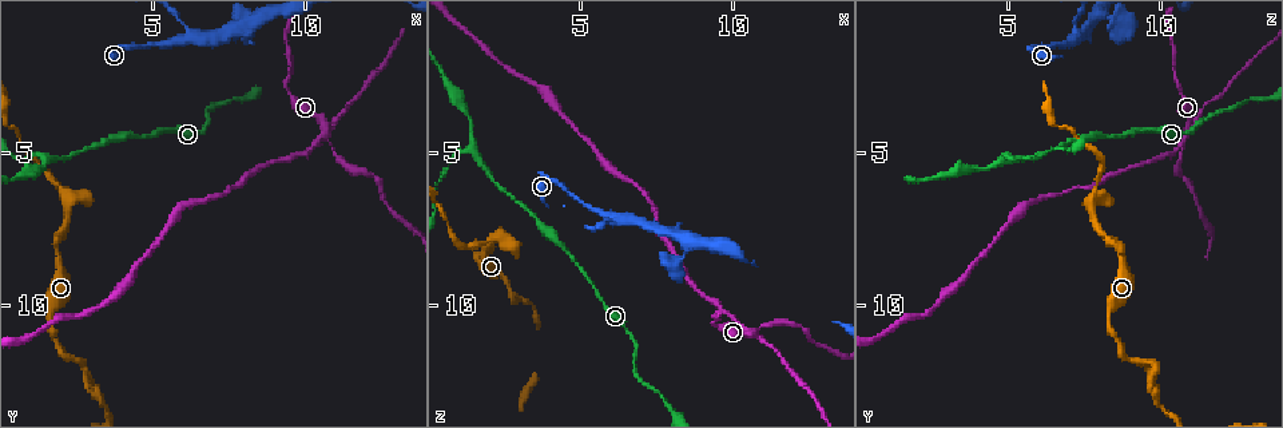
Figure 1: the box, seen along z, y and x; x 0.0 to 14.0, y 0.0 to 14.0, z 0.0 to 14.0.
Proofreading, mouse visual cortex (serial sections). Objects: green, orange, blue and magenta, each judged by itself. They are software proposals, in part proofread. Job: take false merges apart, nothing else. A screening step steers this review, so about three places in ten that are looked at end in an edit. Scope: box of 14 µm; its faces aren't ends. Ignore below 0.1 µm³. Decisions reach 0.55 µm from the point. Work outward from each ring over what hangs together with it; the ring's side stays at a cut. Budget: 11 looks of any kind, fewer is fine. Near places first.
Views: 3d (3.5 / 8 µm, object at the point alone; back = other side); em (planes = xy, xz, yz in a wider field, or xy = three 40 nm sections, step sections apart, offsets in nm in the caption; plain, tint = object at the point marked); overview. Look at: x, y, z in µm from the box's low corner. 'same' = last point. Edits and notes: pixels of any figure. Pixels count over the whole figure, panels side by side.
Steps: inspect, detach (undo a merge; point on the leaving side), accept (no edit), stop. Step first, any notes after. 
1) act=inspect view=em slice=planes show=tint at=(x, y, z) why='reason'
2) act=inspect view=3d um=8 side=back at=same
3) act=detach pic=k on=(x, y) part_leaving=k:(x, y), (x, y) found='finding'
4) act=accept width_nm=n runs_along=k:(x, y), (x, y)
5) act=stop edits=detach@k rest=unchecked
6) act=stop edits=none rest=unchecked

act=inspect view=3d um=3.5 at=(10.7, 4.3, 10.8) why='abrupt turn'

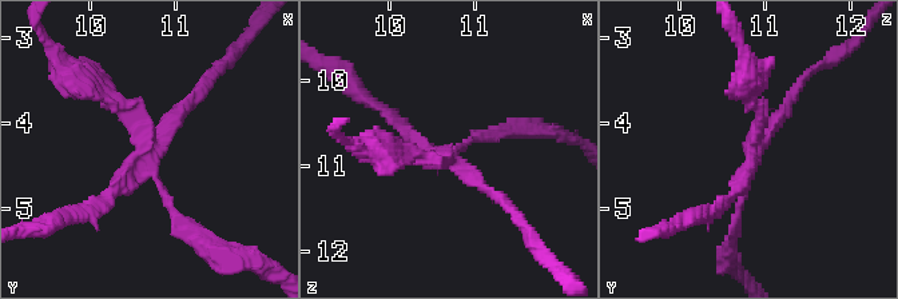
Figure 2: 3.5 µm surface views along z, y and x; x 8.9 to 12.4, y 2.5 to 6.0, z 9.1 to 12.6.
act=inspect view=em slice=planes show=tint at=(10.65, 4.35, 10.85) arms=4 arm_widths_nm=100,150,150,150 why='now the EM'

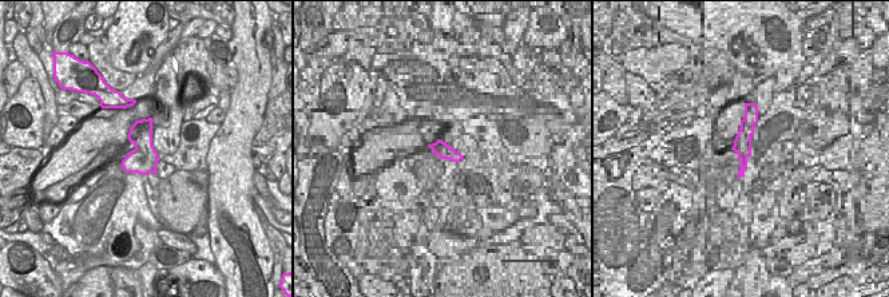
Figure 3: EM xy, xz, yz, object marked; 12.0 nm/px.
act=detach pic=2 on=(735, 188) border=3:(135, 146), (145, 154), (155, 150) found='two cells meet here'

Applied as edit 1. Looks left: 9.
act=inspect view=3d um=3.5 at=(6.2, 1.3, 7.2)

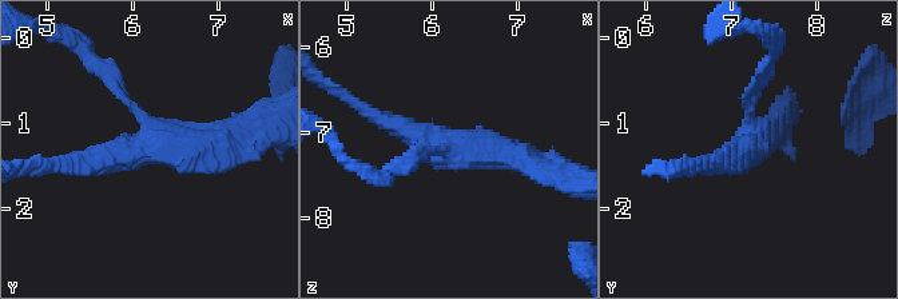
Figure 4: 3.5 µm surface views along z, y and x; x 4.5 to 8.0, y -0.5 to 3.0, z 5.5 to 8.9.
act=inspect view=em slice=xy step=2 show=tint at=(6.20, 1.30, 7.20) arms=3 arm_widths_nm=150,200,350 why='now the EM'

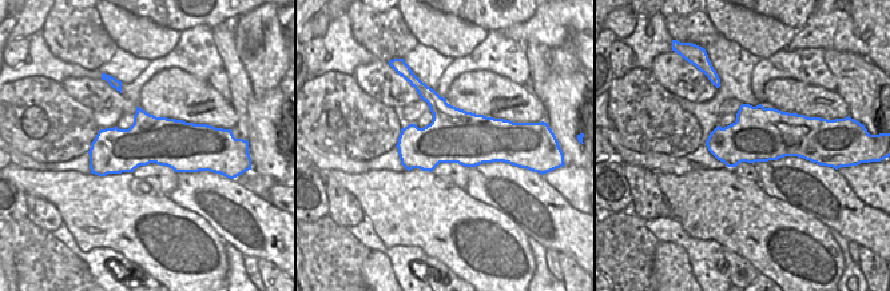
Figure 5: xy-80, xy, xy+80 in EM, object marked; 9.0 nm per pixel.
act=inspect view=em slice=xy step=1 show=tint at=same

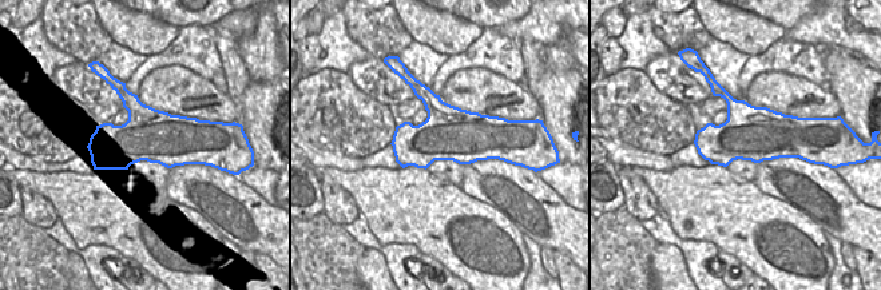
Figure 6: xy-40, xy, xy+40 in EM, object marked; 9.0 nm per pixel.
act=accept runs_along=4:(372, 114), (536, 168) found='one cell here'

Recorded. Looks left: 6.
act=inspect view=3d um=8 at=(1.4, 5.3, 4.9) why='a fork'

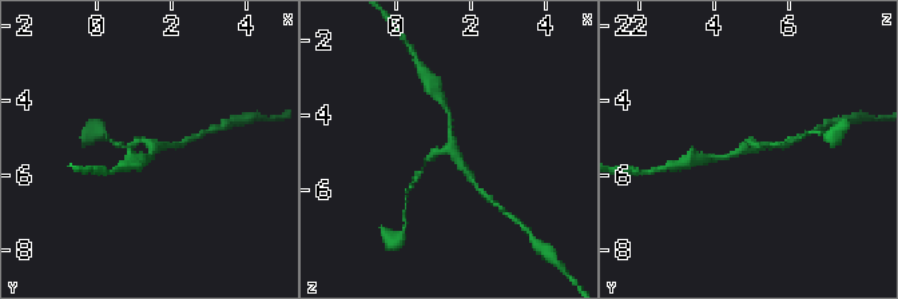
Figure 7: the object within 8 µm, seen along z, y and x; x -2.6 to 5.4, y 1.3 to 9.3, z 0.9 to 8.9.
act=inspect view=em slice=xy step=5 show=tint at=(1.5, 5.3, 5.0) arms=3 arm_widths_nm=150,200,200 why='now the EM'

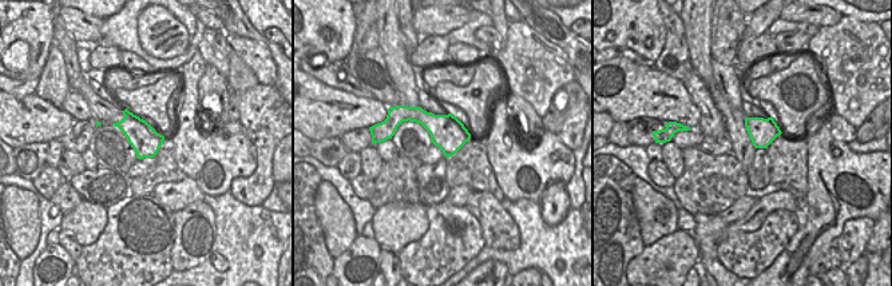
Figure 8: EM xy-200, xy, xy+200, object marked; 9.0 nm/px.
act=accept runs_along=7:(475, 183), (453, 152), (449, 116) found='one cell here'

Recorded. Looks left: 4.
act=inspect view=em slice=xy step=3 show=tint at=(2.8, 11.9, 9.8) why='abrupt turn'

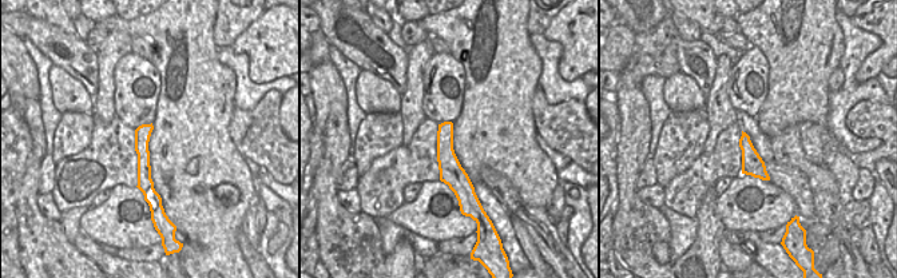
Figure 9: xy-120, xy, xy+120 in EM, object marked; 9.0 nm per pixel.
act=inspect view=3d um=3.5 at=same why='wider look'

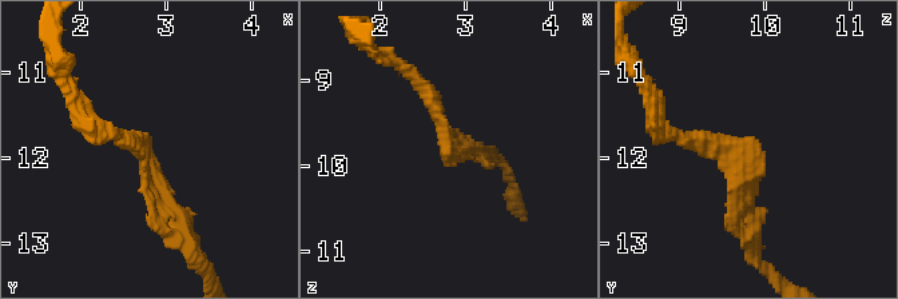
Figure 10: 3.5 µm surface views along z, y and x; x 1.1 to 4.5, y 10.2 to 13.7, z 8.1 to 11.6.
act=accept runs_along=9:(447, 124), (445, 157), (463, 195) found='continuous, no second cell'

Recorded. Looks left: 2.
act=stop edits=detach@2 rest=unchecked

